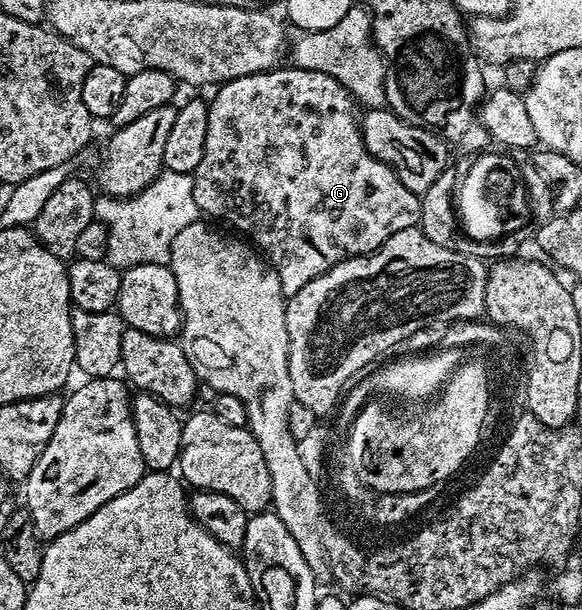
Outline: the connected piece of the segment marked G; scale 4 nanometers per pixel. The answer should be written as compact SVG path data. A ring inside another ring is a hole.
M276 67L267 70L266 73L254 73L232 81L224 81L214 90L215 98L210 98L207 106L209 135L205 135L205 155L201 155L201 163L197 163L193 174L193 199L197 203L200 214L208 218L216 217L219 221L228 221L233 228L240 229L235 231L253 242L254 248L261 251L271 268L277 271L277 279L281 279L281 291L284 298L289 298L297 295L297 291L301 291L305 283L317 279L317 275L329 271L329 267L341 263L345 258L363 257L366 253L380 249L385 239L397 235L397 231L416 228L419 224L421 197L420 194L409 191L409 187L405 187L405 183L401 183L401 179L397 179L395 172L385 163L369 155L363 142L361 121L357 113L355 117L357 102L346 87L337 79L333 79L333 75L325 75L321 71L283 68Z

